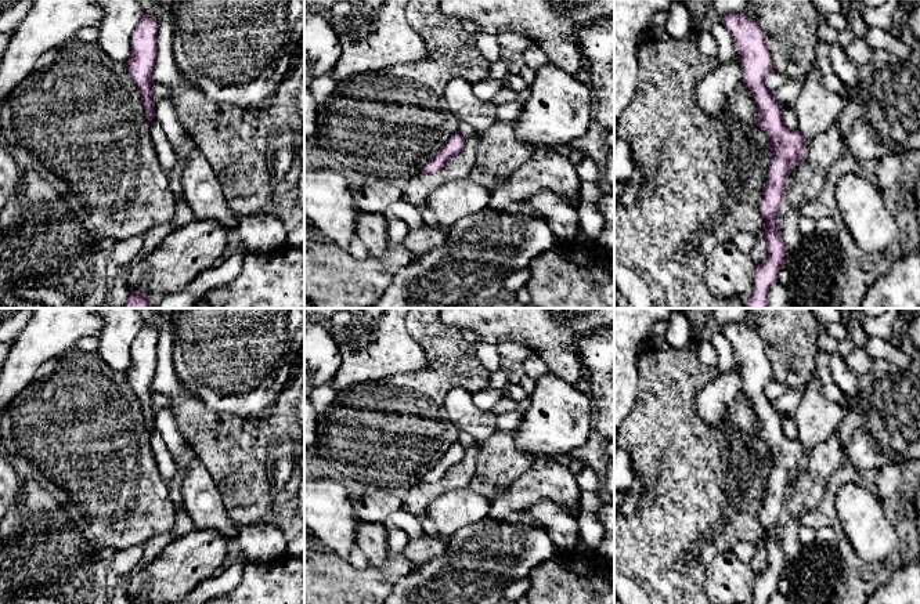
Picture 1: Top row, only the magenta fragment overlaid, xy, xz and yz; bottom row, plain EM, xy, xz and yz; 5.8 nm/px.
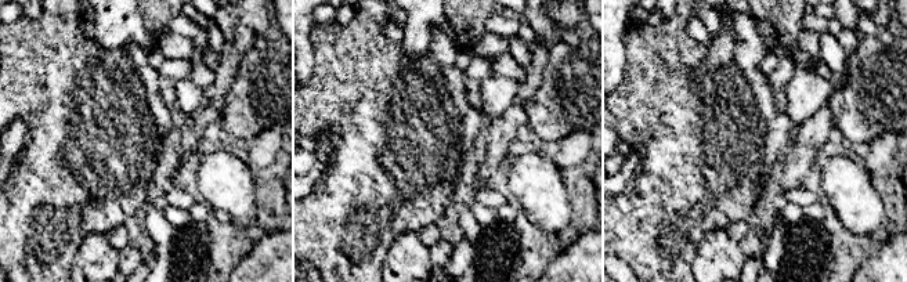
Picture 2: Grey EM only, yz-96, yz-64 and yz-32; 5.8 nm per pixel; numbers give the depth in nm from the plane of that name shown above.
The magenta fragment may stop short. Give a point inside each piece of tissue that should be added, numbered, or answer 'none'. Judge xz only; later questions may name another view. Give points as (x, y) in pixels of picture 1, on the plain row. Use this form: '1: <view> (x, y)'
none

